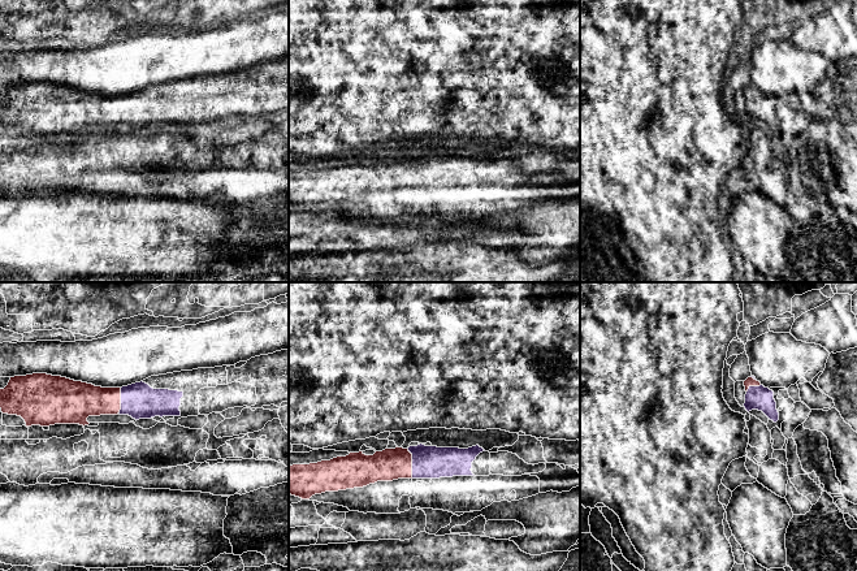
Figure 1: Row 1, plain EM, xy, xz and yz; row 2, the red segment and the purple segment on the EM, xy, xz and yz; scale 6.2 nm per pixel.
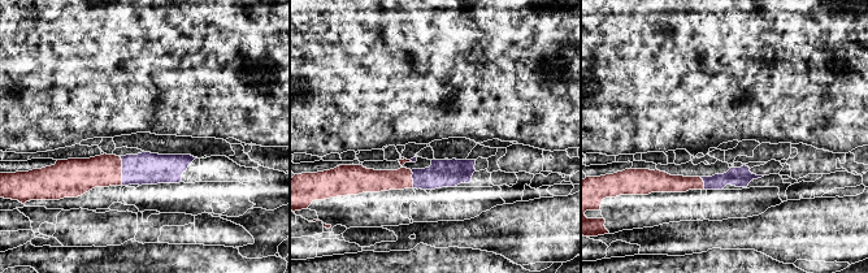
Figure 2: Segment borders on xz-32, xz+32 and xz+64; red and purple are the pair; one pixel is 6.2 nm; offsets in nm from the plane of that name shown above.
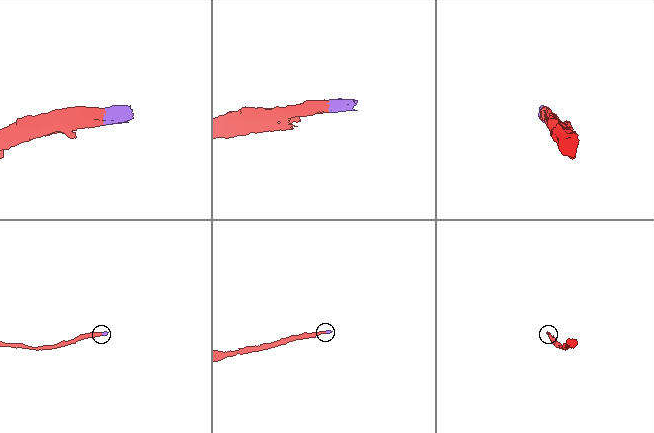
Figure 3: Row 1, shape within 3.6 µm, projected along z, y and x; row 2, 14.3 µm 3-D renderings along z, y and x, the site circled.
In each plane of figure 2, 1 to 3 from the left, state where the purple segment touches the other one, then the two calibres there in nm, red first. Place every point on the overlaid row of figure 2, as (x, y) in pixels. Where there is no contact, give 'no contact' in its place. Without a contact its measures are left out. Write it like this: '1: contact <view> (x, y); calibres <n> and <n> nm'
1: contact xz-32 (121, 170); calibres 200 and 200 nm
2: contact xz+32 (412, 180); calibres 140 and 180 nm
3: contact xz+64 (703, 183); calibres 130 and 130 nm

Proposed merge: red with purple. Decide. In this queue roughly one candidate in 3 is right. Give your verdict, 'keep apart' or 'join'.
join

